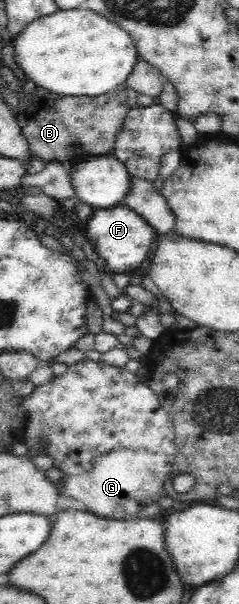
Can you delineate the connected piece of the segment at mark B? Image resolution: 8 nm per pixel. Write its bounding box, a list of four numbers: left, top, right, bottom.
[17,82,138,171]

